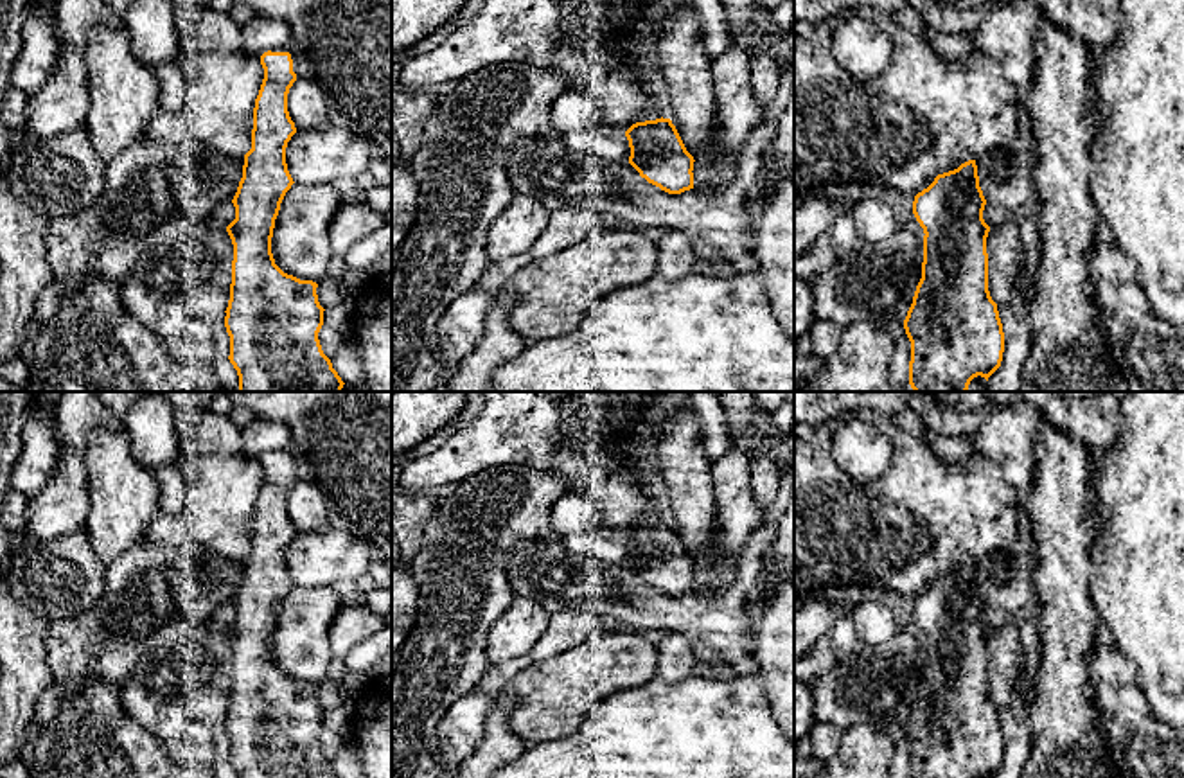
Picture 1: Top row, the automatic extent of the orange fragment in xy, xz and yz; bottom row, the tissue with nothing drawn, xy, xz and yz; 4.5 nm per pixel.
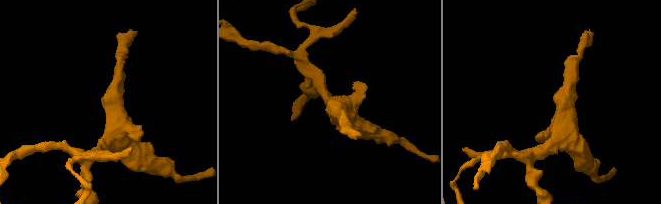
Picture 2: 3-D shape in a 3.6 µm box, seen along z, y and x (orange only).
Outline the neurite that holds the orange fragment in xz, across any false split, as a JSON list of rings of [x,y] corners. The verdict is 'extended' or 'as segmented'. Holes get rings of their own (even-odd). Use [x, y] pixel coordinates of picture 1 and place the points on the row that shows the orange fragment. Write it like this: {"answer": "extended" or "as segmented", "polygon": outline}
{"answer": "as segmented", "polygon": [[[656,119],[632,124],[629,140],[629,164],[649,183],[668,194],[694,189],[694,156],[686,151],[670,119]]]}

